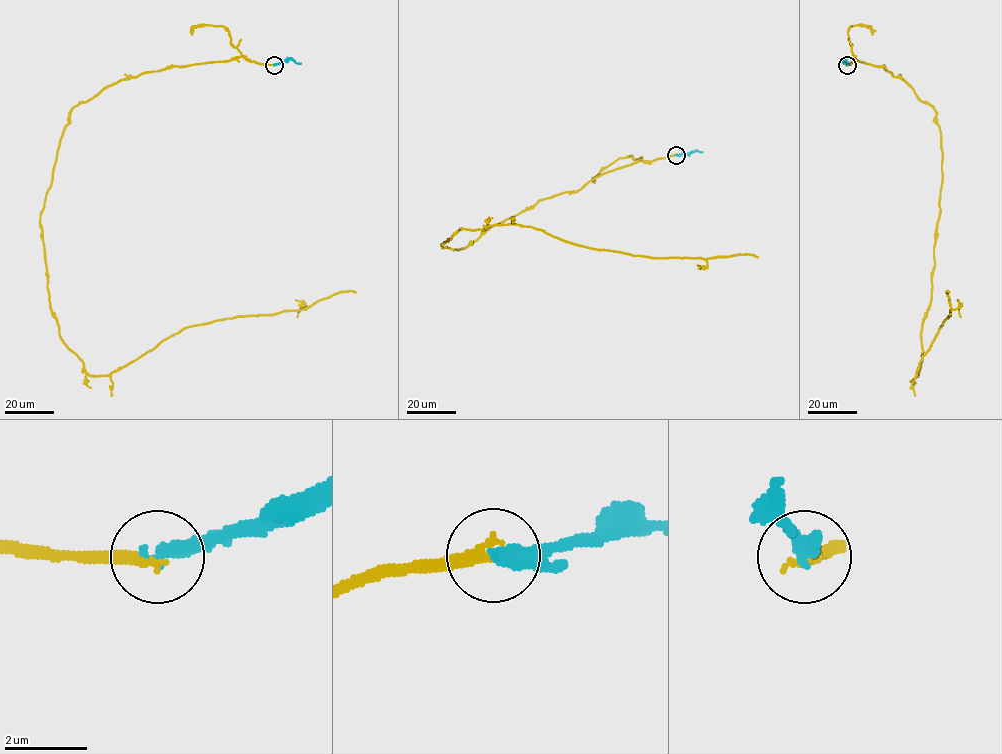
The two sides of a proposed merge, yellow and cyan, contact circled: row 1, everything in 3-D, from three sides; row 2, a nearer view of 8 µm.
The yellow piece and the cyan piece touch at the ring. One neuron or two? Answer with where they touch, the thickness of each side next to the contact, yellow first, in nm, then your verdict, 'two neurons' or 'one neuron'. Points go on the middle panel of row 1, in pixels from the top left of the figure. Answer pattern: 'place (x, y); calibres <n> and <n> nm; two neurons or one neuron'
place (676, 155); calibres 320 and 360 nm; two neurons

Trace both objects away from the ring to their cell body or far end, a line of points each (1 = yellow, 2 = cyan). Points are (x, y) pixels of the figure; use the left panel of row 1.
1: (274, 65), (167, 67), (72, 108), (40, 220), (59, 337), (87, 373), (109, 375), (190, 326), (356, 292)
2: (274, 65), (288, 59), (301, 63)

